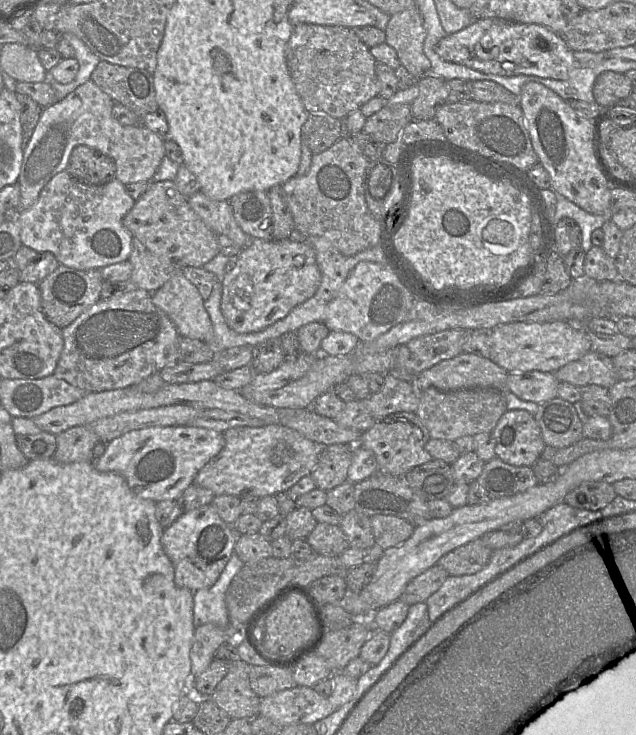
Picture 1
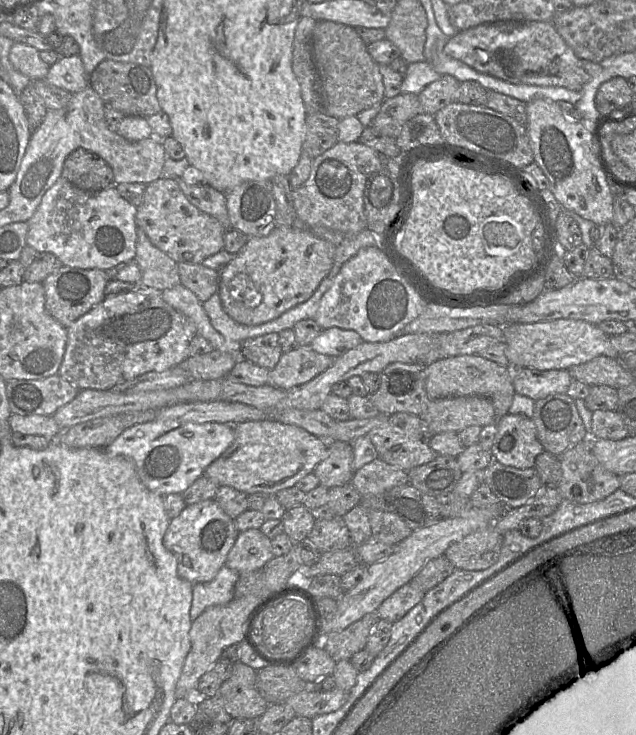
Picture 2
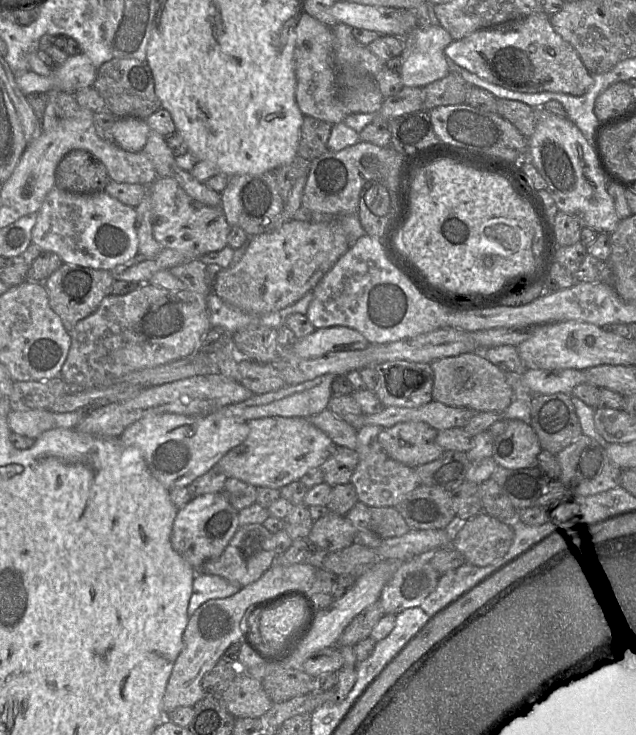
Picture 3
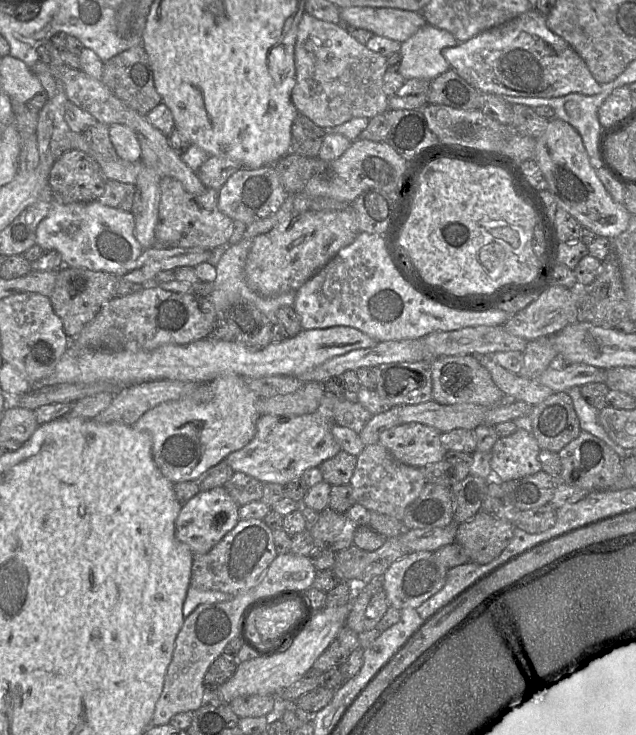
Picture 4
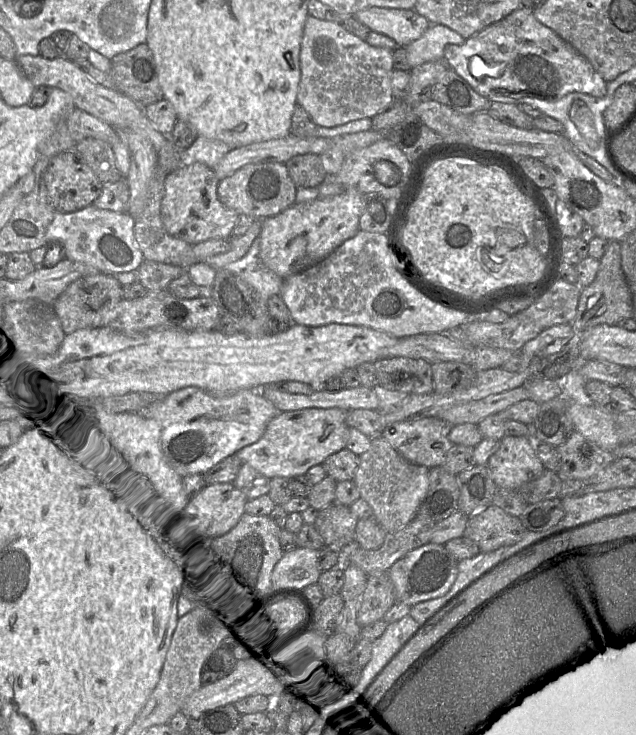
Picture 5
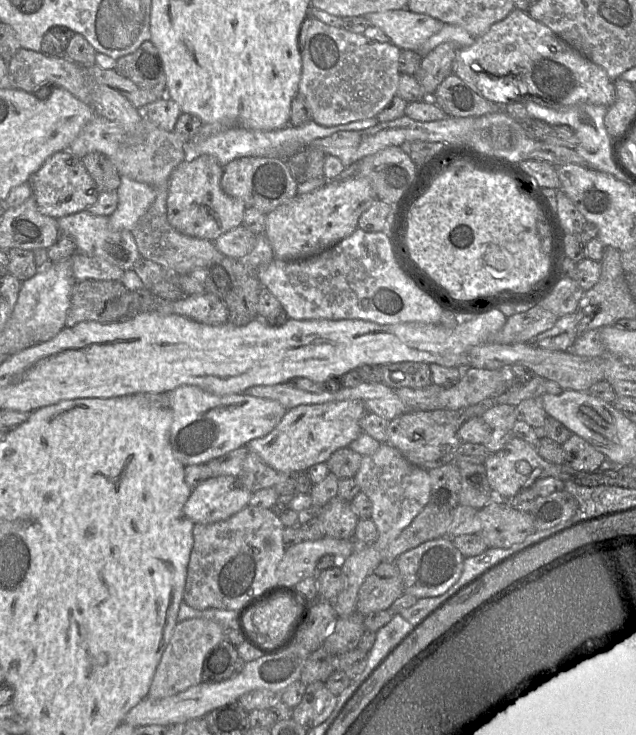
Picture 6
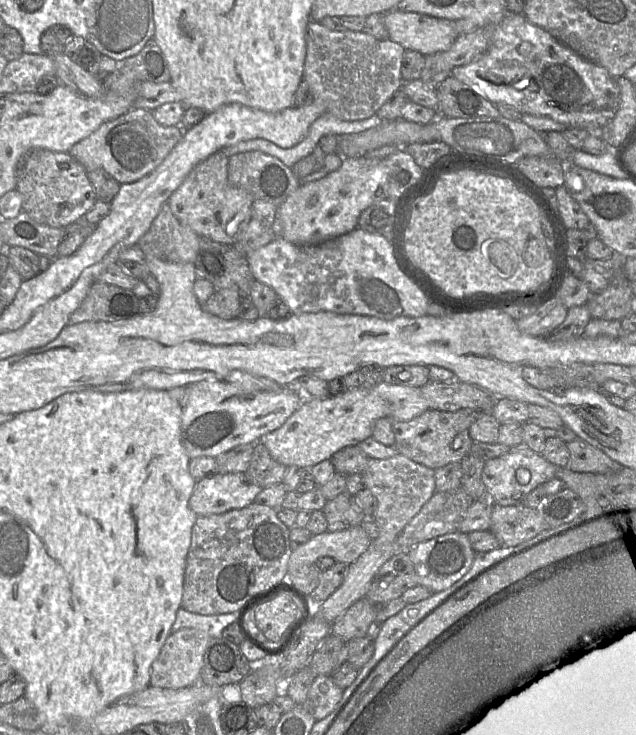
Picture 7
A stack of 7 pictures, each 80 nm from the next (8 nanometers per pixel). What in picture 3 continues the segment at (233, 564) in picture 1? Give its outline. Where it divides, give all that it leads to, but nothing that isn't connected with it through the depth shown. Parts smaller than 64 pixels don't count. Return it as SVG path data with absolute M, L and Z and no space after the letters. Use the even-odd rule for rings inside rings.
M197 572L187 608L188 617L193 615L198 607L206 601L227 598L236 594L241 588L242 586L239 584L231 583L220 576Z

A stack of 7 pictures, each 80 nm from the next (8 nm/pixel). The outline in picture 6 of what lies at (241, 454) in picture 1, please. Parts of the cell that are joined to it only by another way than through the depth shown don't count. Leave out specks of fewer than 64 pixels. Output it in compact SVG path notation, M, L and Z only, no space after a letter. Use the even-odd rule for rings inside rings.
M361 400L330 401L322 404L304 404L287 410L278 425L267 435L251 440L247 445L249 452L258 454L261 459L276 471L303 472L318 463L326 462L338 449L348 447L363 432L360 426L367 410Z

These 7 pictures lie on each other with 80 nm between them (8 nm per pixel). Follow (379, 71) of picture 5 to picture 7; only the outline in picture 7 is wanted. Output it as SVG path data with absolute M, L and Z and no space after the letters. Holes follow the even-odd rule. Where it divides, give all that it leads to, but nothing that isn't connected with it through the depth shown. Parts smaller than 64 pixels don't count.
M311 19L306 32L306 58L303 80L307 82L313 100L322 100L326 112L343 121L358 121L375 115L378 109L403 84L401 68L405 49L391 39L378 40L360 31L331 31Z

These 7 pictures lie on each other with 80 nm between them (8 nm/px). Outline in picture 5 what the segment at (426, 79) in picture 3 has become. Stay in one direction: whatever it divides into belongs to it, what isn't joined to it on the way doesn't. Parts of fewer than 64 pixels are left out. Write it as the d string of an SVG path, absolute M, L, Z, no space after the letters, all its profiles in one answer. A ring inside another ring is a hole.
M433 24L419 39L405 47L409 66L413 69L427 62L444 60L444 50L448 45L461 45L465 41L465 38L449 27L441 24Z

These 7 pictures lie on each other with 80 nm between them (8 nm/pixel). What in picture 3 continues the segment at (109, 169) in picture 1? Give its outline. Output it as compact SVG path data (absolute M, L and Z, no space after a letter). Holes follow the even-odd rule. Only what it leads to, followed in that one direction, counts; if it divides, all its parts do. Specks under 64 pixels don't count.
M81 149L64 155L55 170L55 187L71 194L97 194L103 192L110 181L105 165Z

